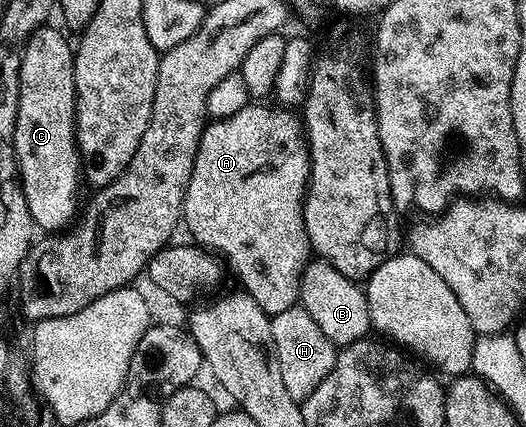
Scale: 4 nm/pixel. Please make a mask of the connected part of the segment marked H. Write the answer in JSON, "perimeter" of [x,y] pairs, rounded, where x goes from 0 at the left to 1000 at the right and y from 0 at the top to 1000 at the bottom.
{"perimeter":[[[567,714],[553,724],[538,724],[538,733],[517,740],[515,780],[523,799],[523,827],[530,836],[530,874],[538,874],[538,904],[548,925],[565,944],[578,944],[599,911],[629,874],[629,864],[641,843],[643,815],[633,801],[599,761],[591,733],[584,733],[578,719]]]}

